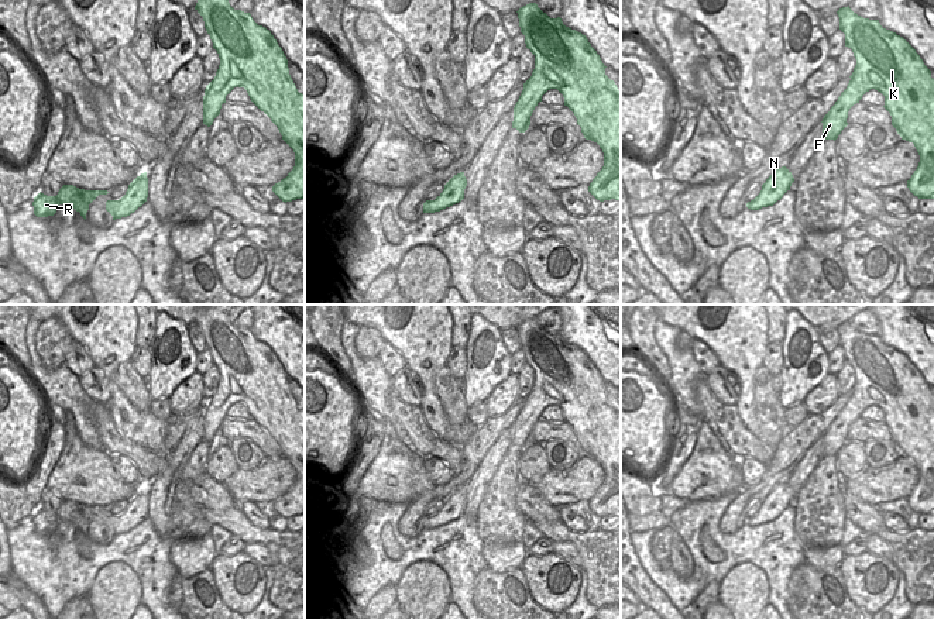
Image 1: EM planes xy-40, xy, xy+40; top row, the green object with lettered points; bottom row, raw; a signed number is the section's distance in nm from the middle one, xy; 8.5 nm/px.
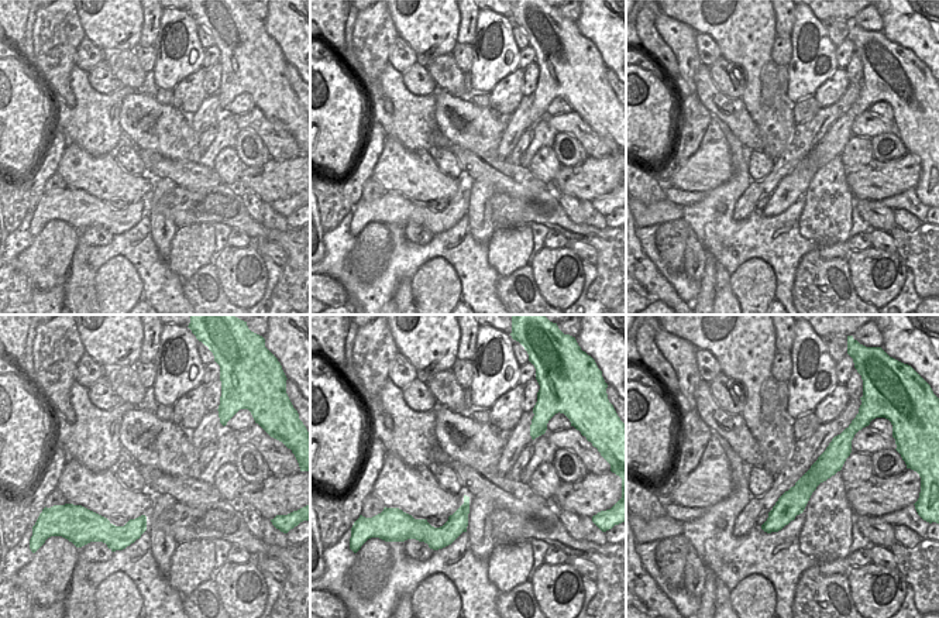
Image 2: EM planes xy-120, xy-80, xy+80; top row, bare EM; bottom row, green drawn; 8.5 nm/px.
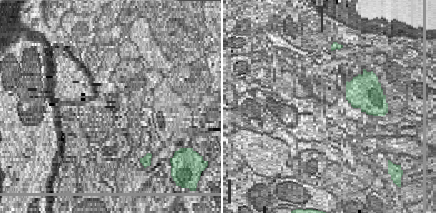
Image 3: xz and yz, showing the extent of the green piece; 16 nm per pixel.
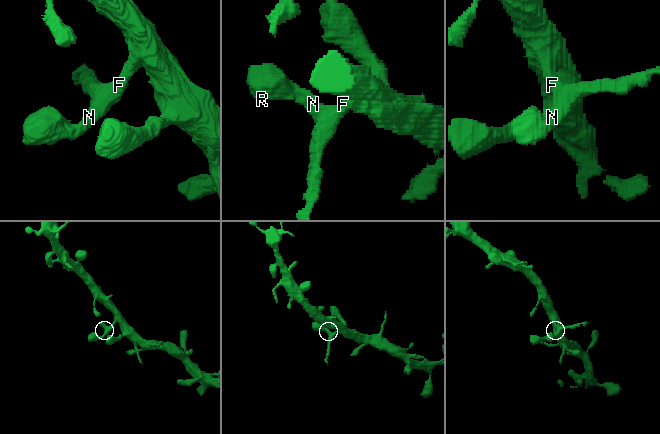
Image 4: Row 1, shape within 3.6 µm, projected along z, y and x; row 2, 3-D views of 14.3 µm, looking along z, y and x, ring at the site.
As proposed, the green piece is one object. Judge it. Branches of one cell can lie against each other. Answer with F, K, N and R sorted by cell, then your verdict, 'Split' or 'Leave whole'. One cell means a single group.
Groups: F N R / K. Split.

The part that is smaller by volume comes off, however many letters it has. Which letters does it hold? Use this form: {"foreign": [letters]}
{"foreign": ["F", "N", "R"]}

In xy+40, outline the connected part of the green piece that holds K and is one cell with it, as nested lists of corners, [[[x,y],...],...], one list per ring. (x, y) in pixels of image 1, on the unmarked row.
[[[849,321],[837,327],[839,345],[845,350],[845,362],[856,375],[851,396],[832,424],[852,423],[862,412],[875,405],[885,412],[885,424],[892,431],[892,441],[902,455],[913,458],[920,478],[907,496],[909,506],[918,515],[934,515],[934,395],[916,365],[896,348],[854,329]]]

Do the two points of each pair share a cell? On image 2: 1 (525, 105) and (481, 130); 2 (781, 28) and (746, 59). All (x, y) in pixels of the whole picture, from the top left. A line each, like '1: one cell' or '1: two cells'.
1: two cells
2: two cells

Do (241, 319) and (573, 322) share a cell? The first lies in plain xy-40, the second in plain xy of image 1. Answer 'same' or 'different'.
different

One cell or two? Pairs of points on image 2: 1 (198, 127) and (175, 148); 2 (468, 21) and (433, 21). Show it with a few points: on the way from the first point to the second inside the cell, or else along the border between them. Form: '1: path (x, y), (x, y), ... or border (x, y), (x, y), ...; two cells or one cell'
1: border (188, 117), (192, 126), (192, 154); two cells
2: border (461, 14), (456, 41); two cells

